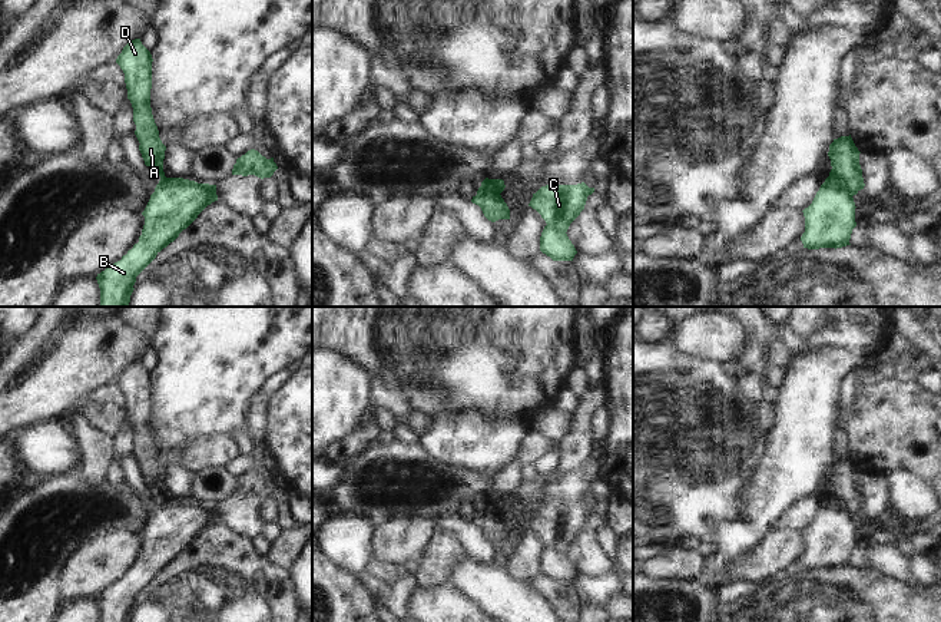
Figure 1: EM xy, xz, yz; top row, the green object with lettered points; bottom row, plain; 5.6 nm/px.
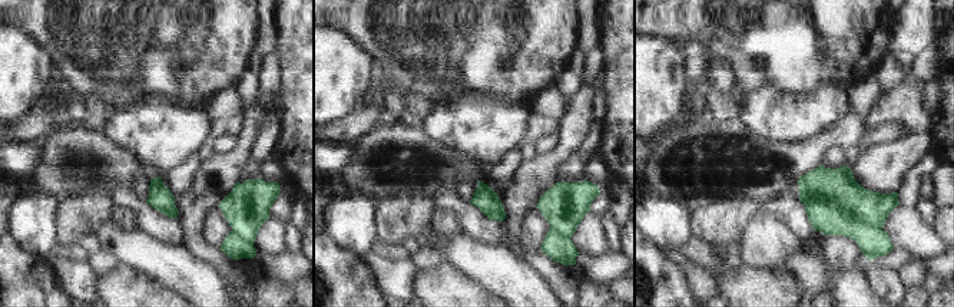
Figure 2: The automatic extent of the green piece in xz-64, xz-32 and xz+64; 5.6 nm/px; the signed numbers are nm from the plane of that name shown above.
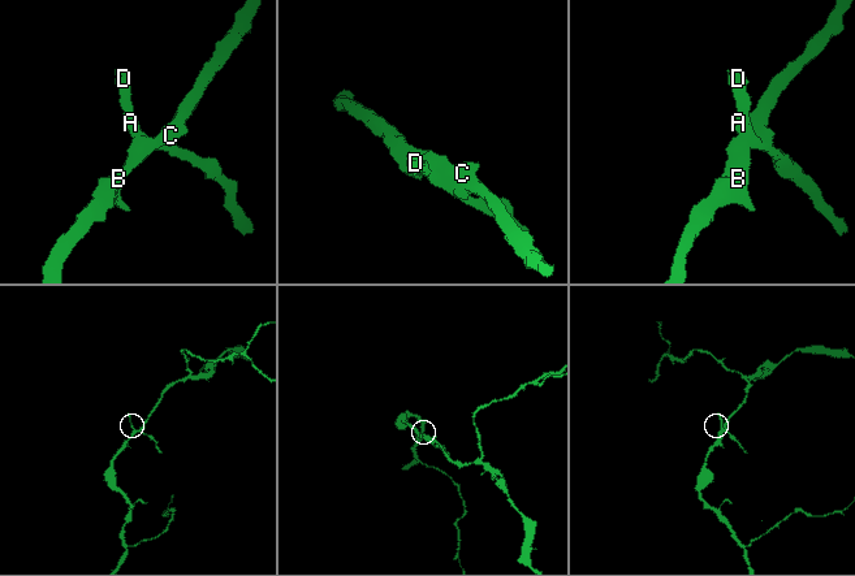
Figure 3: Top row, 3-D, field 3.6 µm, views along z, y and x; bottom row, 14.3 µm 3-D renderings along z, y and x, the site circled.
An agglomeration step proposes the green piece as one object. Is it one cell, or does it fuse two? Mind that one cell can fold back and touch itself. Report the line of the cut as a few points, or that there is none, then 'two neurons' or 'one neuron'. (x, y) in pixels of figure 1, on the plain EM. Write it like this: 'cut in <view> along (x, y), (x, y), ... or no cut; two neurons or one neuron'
cut in yz along (828, 498), (841, 503), (852, 516); two neurons

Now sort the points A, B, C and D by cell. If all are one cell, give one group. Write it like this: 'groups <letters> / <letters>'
groups A D / B C

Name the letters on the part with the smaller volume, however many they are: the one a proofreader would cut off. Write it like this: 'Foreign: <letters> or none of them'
Foreign: A, D

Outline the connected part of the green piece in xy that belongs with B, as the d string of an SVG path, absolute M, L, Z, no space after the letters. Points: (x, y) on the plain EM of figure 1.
M160 499L142 533L145 546L139 563L96 598L100 622L130 622L136 598L215 522L216 506Z

